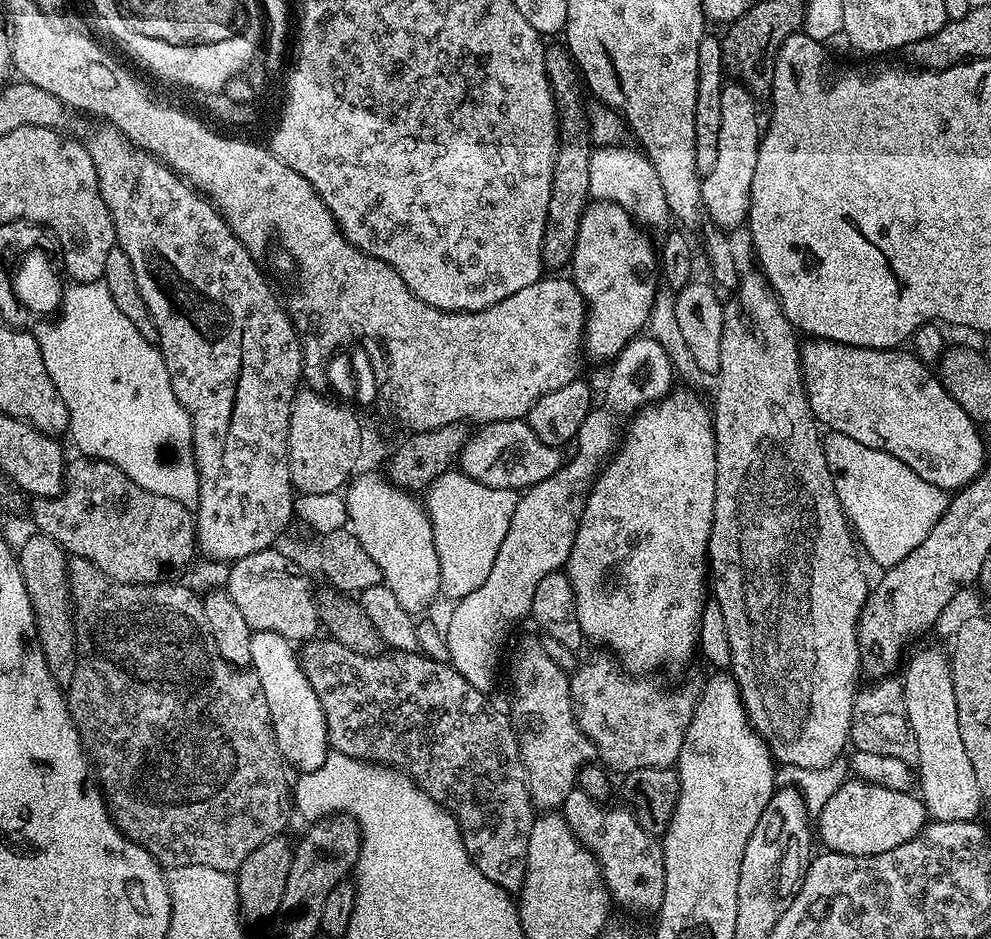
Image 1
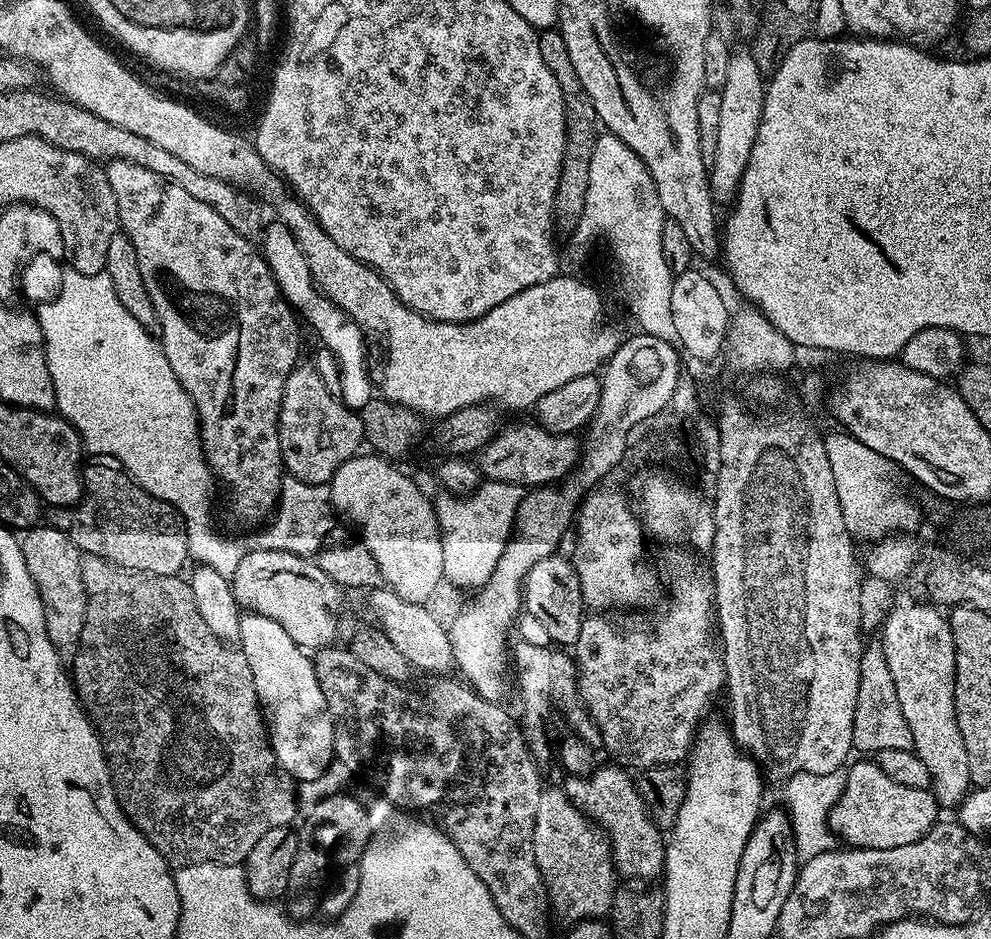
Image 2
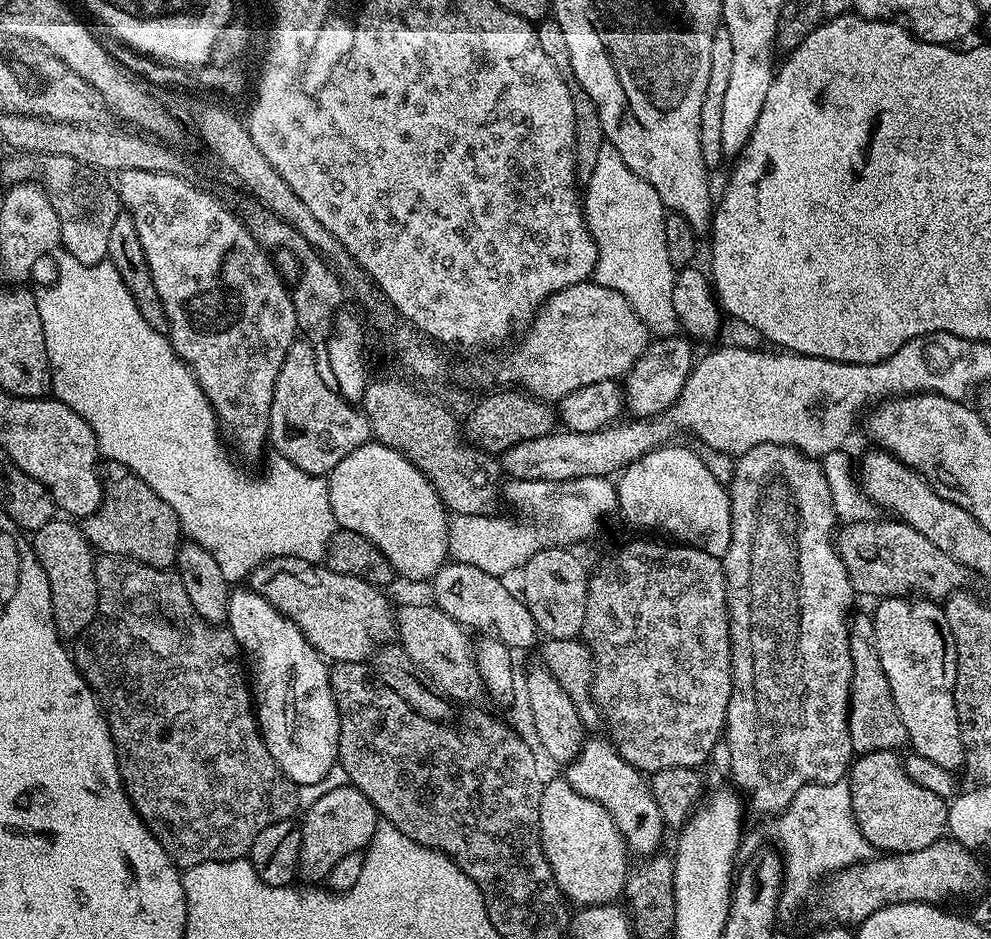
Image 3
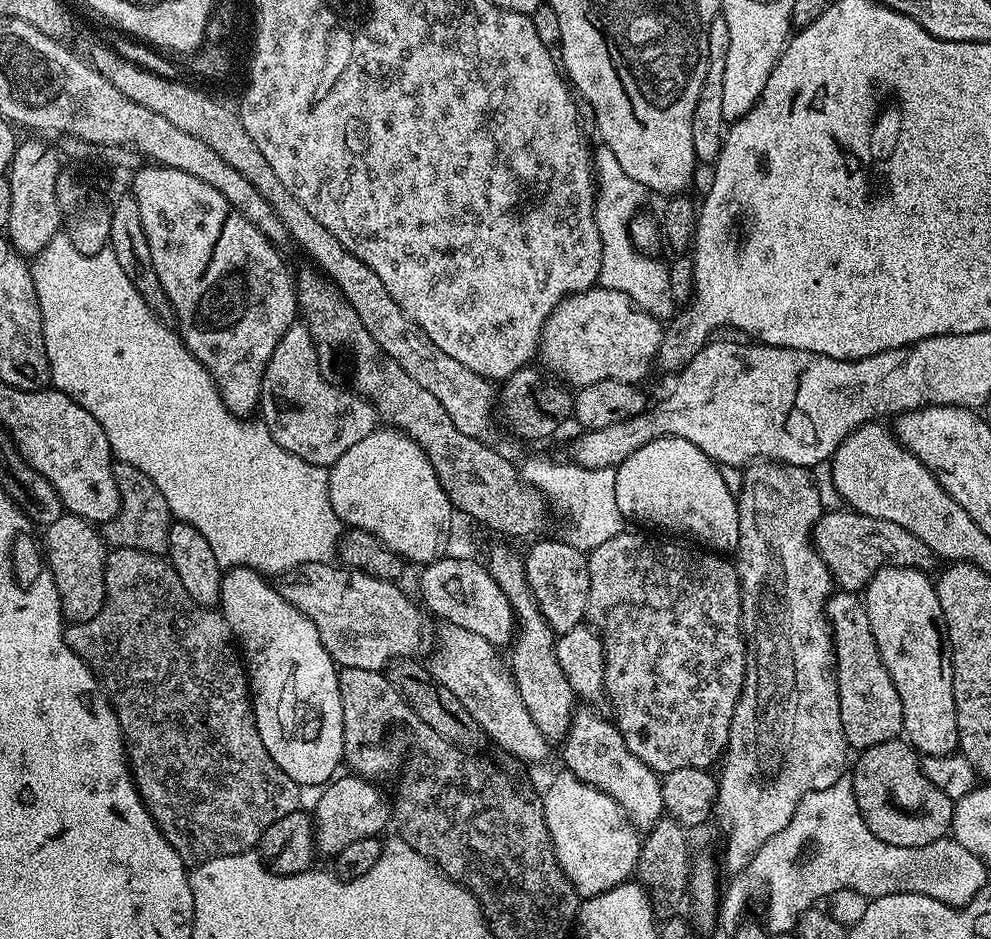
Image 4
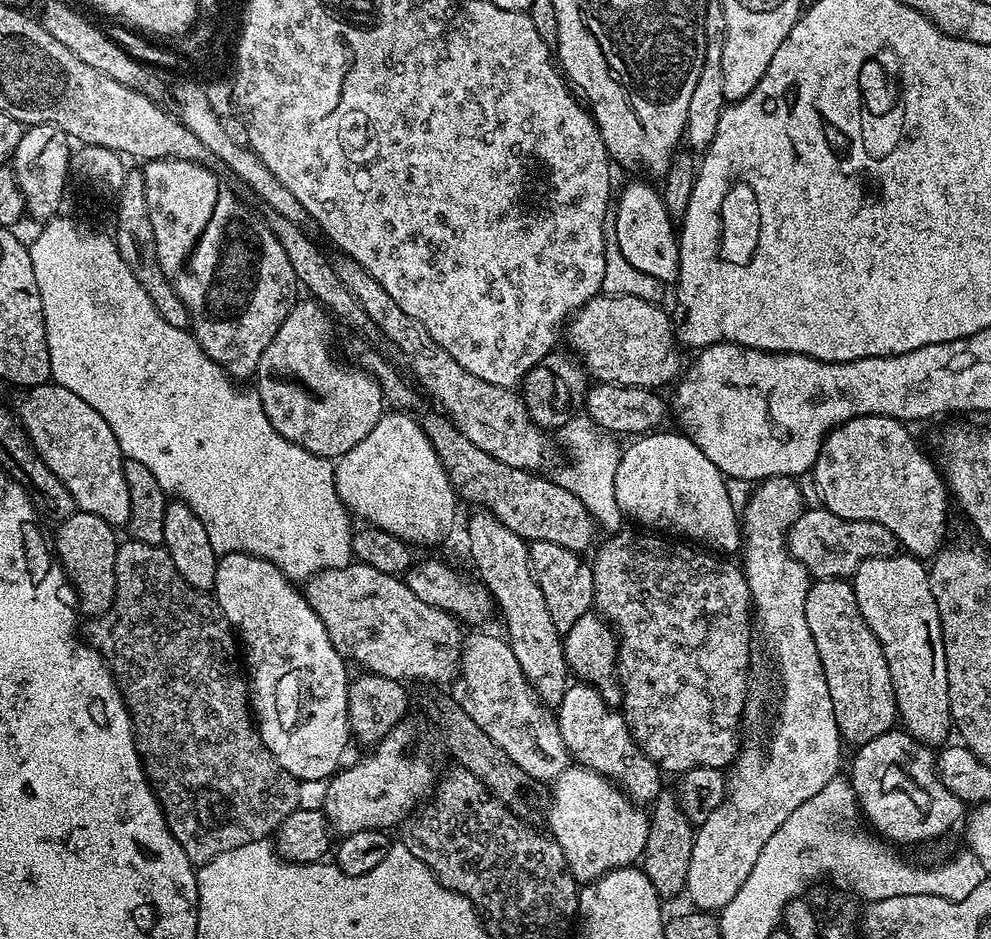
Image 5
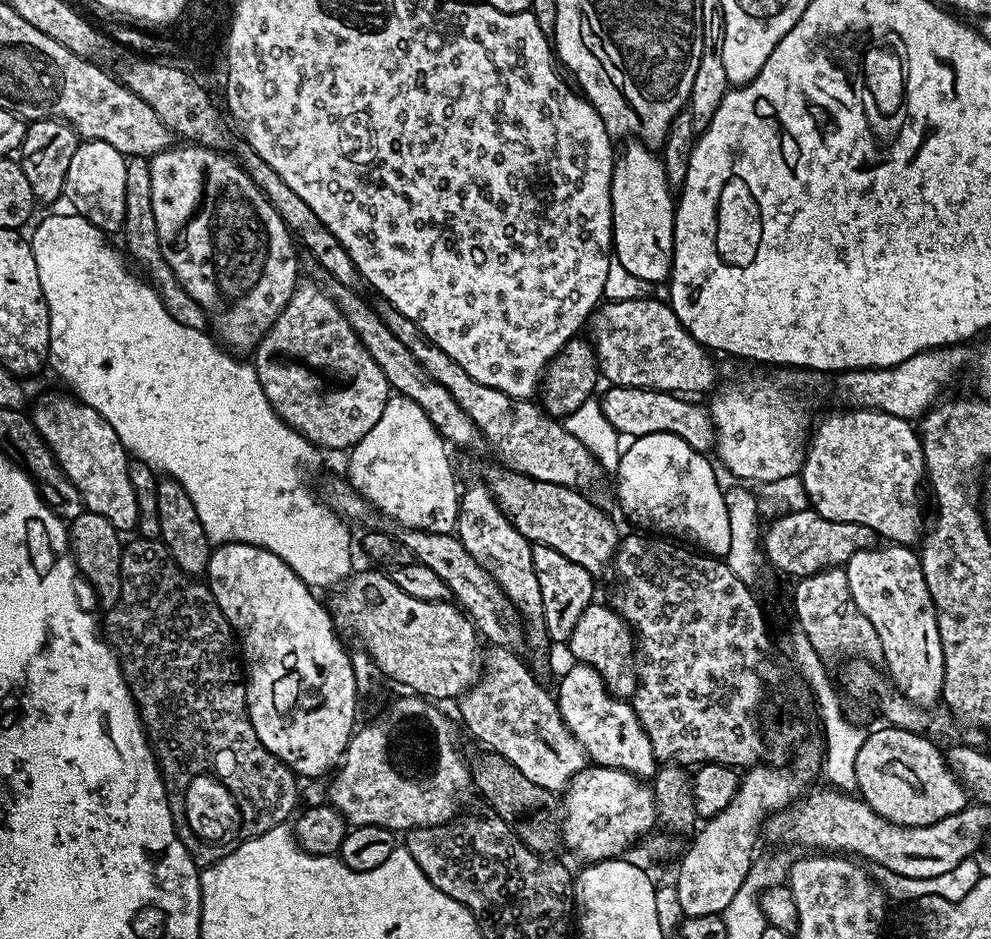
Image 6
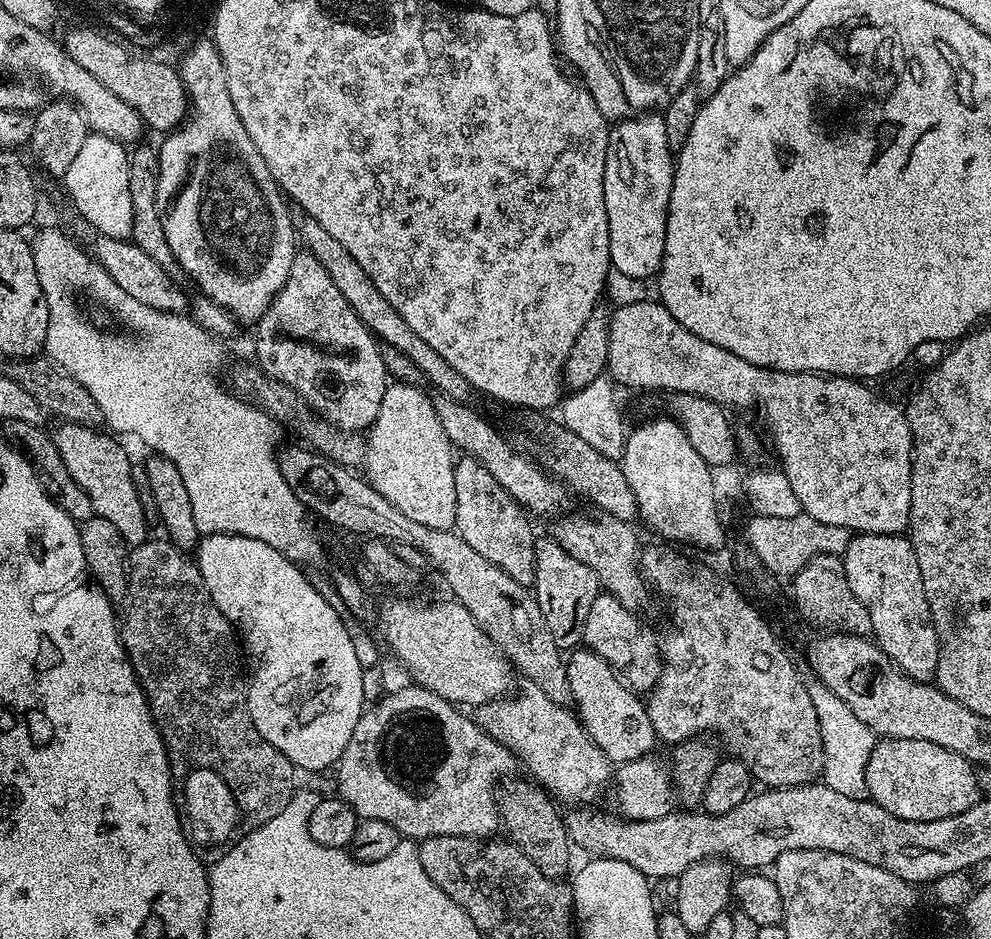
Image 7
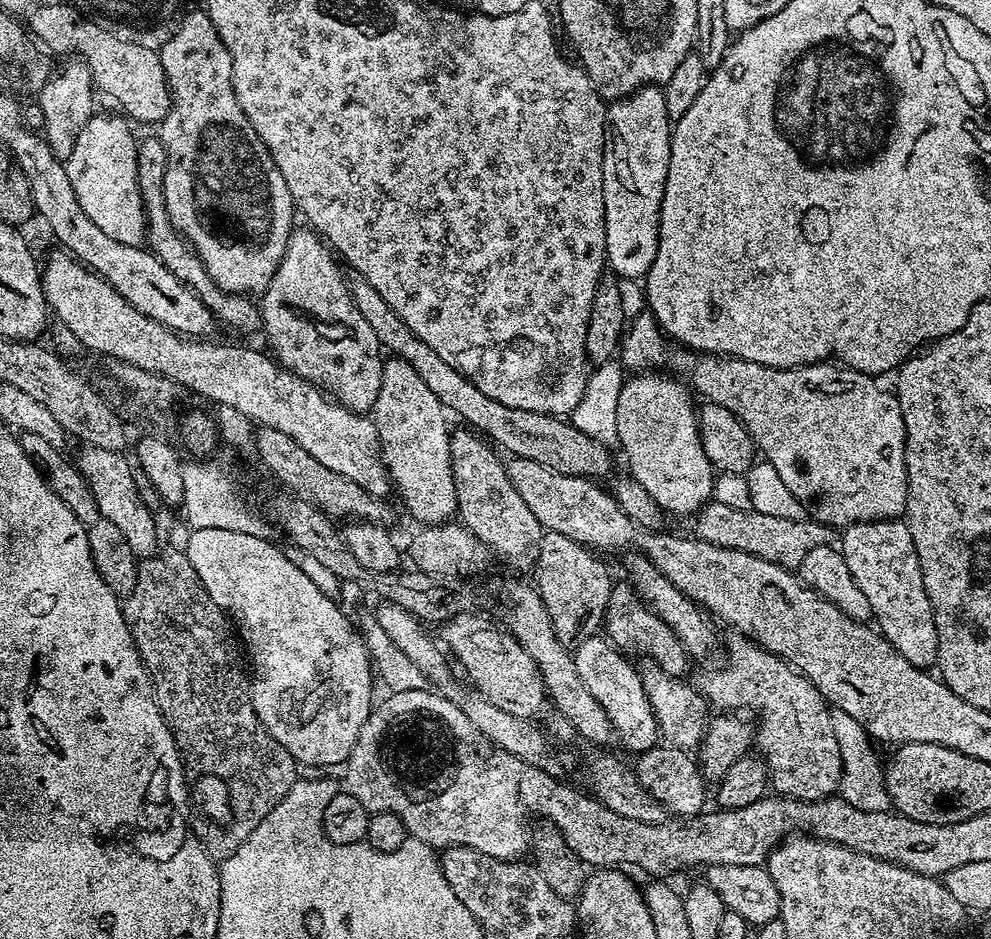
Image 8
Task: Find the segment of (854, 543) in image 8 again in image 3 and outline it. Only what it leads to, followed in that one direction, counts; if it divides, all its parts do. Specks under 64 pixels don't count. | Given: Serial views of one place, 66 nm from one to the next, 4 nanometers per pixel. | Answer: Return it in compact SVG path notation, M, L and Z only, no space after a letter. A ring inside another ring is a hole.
M886 596L879 601L876 612L871 613L872 625L874 626L874 640L878 650L878 658L882 662L882 670L890 682L890 694L894 694L894 706L902 718L902 726L906 726L908 731L908 744L911 751L922 754L922 758L931 758L933 762L938 762L938 766L946 766L953 770L964 768L964 747L962 746L962 734L960 733L960 723L958 722L958 710L954 702L954 686L956 685L956 647L954 646L954 634L950 634L950 622L946 622L946 614L939 603L927 598L913 598L907 596Z

